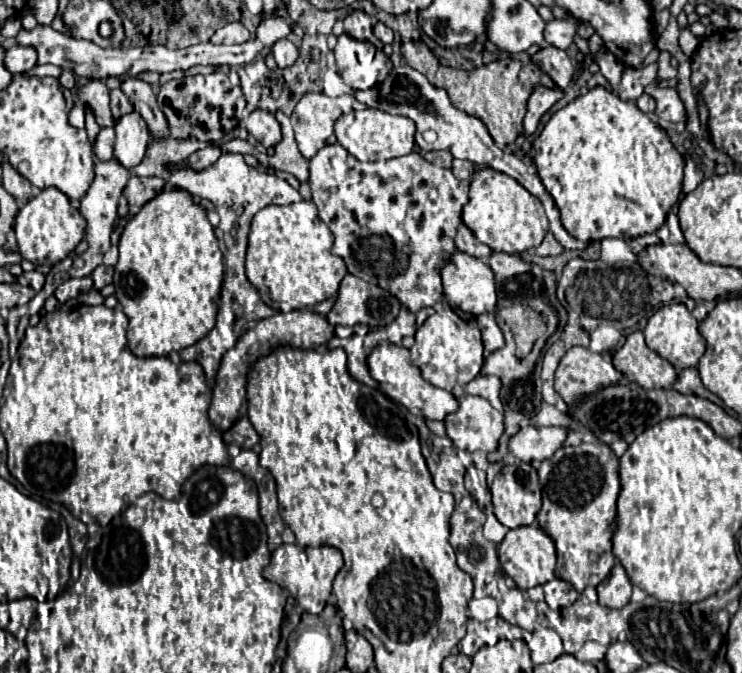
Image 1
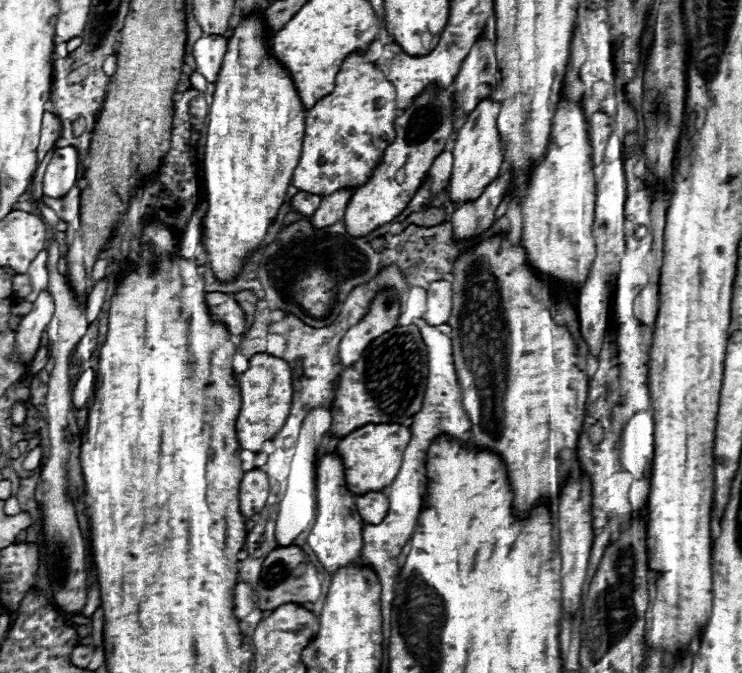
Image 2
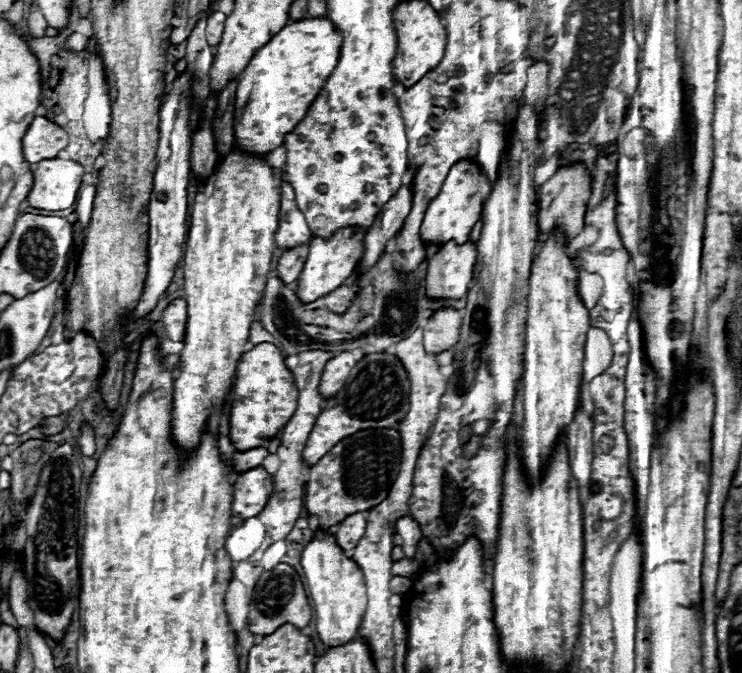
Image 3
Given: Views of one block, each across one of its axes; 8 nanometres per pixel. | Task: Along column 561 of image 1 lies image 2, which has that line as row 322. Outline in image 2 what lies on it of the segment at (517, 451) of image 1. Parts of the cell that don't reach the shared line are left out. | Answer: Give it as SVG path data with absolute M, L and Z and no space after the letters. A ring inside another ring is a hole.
M436 280L428 288L426 312L422 318L430 326L440 326L448 324L450 314L452 314L452 284L446 280Z

